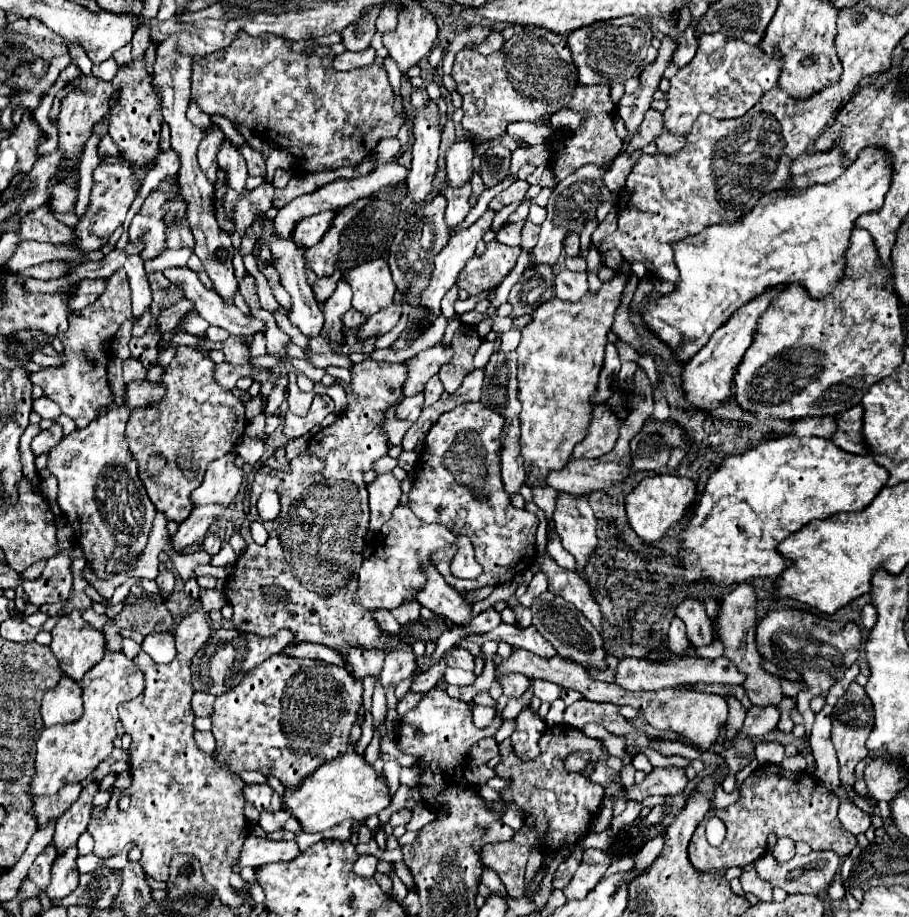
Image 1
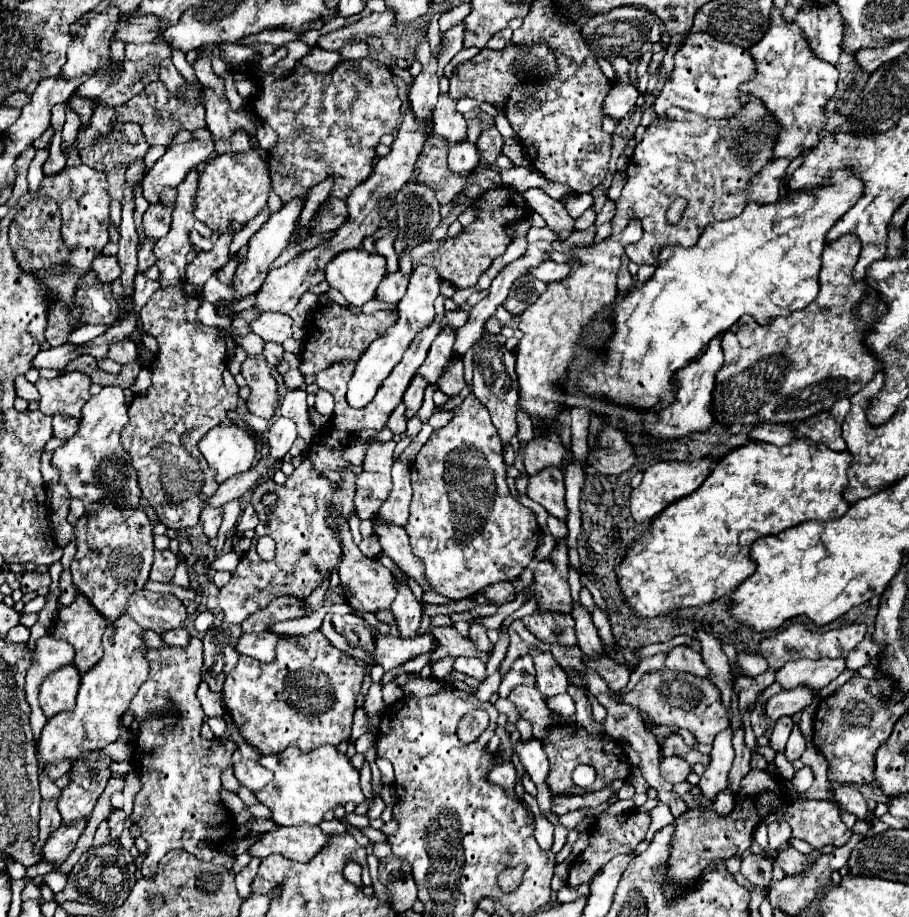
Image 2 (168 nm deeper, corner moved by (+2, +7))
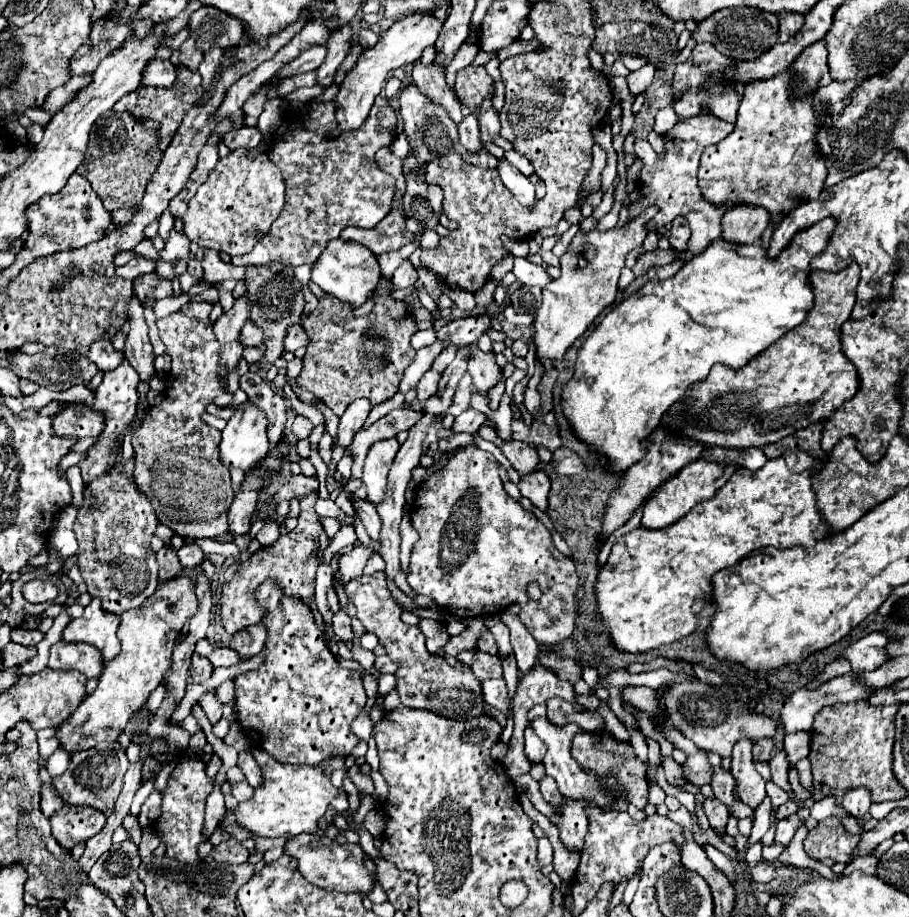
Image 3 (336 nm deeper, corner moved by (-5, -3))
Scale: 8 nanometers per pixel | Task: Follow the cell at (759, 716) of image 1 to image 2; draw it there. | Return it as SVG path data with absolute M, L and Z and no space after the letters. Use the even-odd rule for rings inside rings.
M799 686L795 690L783 690L775 696L771 696L765 704L765 714L771 720L777 720L781 716L793 716L795 712L805 710L813 700L813 690L807 686Z

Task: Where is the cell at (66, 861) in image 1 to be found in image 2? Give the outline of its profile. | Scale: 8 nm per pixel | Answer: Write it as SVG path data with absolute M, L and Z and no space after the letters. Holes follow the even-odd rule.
M61 824L47 840L47 844L43 846L43 862L51 864L53 870L57 870L73 852L81 832L83 832L85 824L73 824L73 826L65 826Z

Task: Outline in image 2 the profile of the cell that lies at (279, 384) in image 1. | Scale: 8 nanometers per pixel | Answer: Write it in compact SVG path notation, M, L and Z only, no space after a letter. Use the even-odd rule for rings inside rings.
M267 342L267 344L265 344L265 350L263 350L265 360L269 362L271 368L277 368L277 366L283 362L283 352L285 352L283 346L273 344L273 342Z

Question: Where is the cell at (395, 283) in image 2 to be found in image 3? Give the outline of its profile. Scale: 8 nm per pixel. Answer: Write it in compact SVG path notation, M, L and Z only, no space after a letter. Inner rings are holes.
M404 260L404 262L396 268L396 272L394 272L394 276L392 276L392 284L394 284L396 290L408 288L408 286L414 284L416 280L418 280L416 268L410 264L410 260Z

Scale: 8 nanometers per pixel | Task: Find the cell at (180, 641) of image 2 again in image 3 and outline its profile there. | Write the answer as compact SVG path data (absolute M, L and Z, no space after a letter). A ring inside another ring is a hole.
M192 654L192 680L194 682L204 682L212 676L212 664L208 658L202 658L200 654Z

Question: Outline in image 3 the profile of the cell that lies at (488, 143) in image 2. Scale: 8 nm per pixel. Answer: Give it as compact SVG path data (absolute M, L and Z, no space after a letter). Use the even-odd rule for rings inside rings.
M494 108L480 110L478 114L478 126L480 126L480 138L484 142L492 142L500 134L500 120Z

